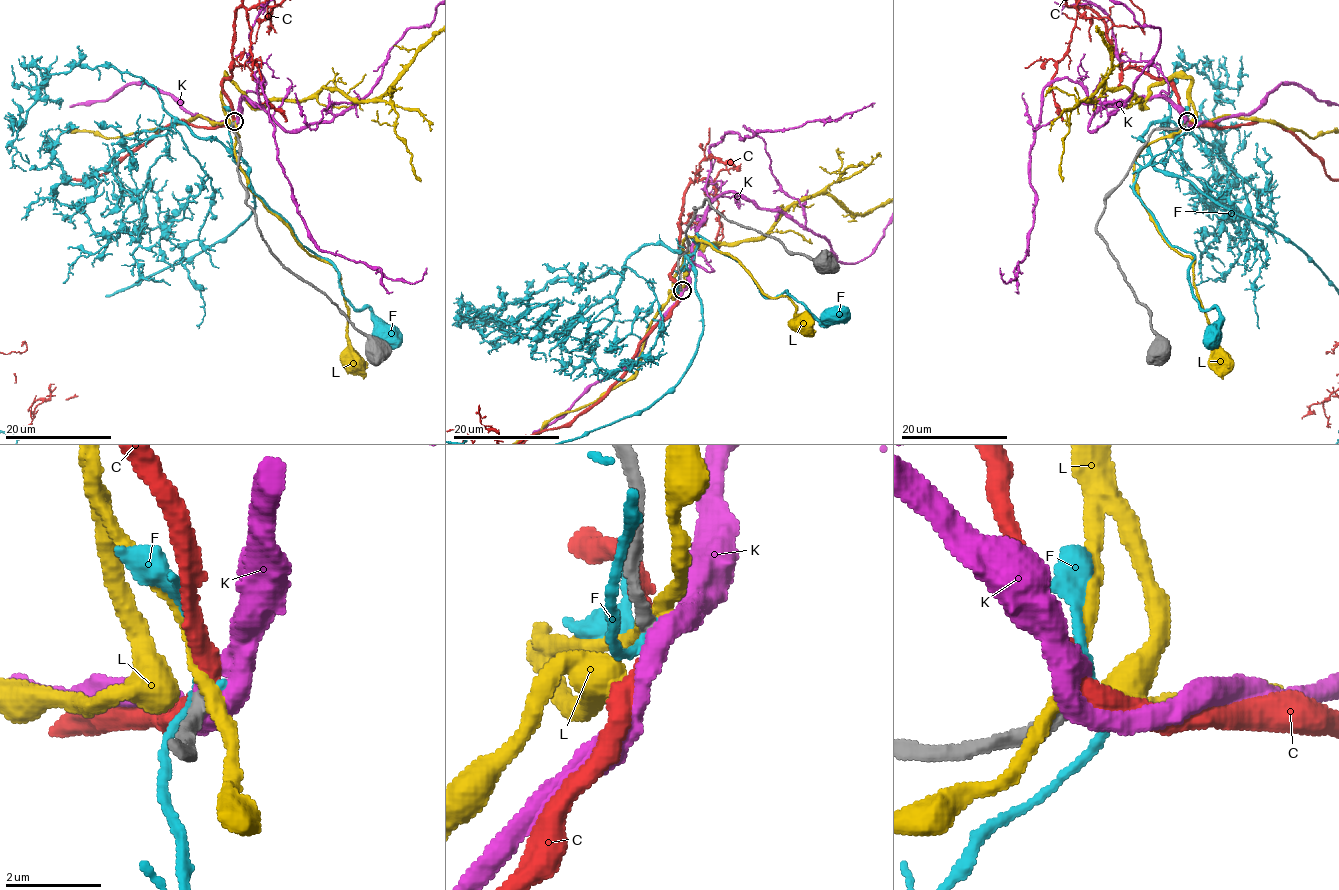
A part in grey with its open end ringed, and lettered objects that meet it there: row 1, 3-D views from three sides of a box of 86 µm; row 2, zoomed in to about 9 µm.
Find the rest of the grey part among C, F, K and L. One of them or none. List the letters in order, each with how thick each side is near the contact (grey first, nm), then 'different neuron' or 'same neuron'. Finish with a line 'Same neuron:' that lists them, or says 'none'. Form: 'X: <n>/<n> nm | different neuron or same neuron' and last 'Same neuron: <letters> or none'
C: 280/400 nm | different neuron
F: 280/220 nm | different neuron
K: 320/420 nm | same neuron
L: 300/280 nm | different neuron
Same neuron: K

